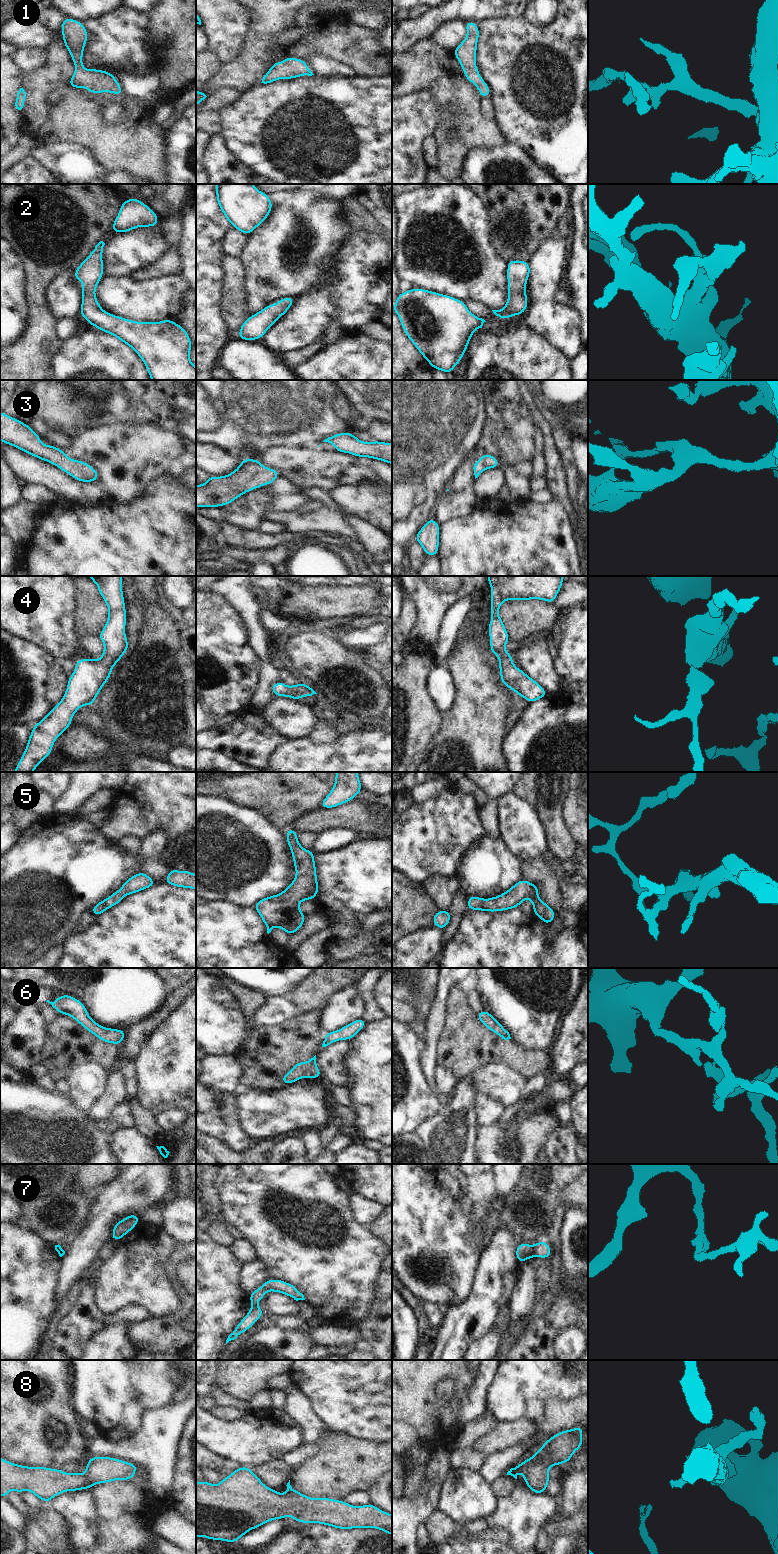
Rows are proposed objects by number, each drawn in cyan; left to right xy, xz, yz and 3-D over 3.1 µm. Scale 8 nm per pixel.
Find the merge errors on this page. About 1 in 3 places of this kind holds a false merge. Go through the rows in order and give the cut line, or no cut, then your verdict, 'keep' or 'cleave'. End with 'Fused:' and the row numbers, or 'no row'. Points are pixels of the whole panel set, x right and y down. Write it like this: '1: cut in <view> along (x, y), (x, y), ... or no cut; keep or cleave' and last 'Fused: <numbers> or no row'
1: no cut; keep
2: no cut; keep
3: no cut; keep
4: no cut; keep
5: no cut; keep
6: no cut; keep
7: cut in yz along (532, 1246), (533, 1256); cleave
8: no cut; keep
Fused: 7

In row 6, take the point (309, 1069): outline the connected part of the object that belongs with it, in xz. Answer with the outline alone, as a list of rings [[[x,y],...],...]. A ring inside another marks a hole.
[[[316,1055],[308,1061],[302,1063],[298,1061],[282,1078],[282,1084],[292,1084],[302,1078],[317,1079],[322,1077],[317,1064]]]

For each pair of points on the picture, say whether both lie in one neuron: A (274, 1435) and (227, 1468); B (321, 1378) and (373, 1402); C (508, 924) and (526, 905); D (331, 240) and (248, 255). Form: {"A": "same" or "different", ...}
{"A": "different", "B": "same", "C": "different", "D": "same"}

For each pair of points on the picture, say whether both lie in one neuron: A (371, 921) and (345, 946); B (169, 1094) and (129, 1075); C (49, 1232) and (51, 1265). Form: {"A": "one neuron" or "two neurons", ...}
{"A": "one neuron", "B": "two neurons", "C": "two neurons"}

